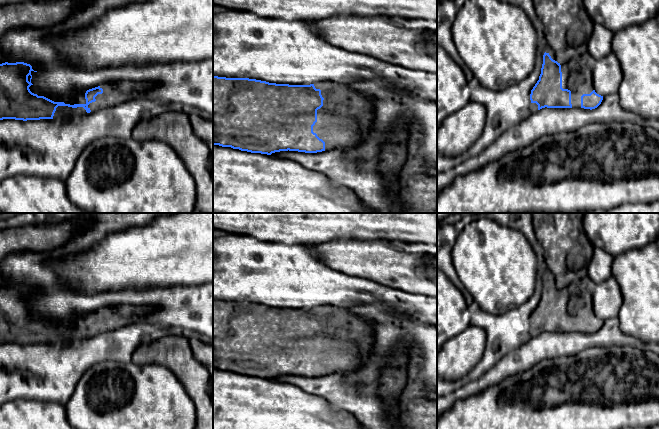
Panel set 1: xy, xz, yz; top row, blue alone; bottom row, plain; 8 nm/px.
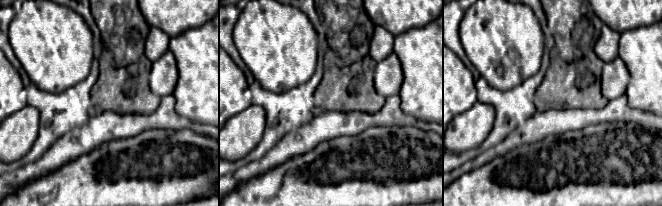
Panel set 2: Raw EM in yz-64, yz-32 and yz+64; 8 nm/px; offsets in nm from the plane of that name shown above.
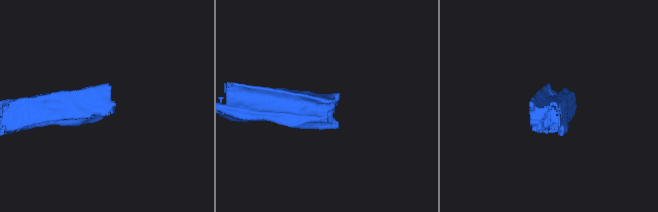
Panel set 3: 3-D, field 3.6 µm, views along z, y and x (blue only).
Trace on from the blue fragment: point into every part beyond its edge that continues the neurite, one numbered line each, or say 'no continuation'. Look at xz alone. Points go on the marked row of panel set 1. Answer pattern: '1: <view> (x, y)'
1: xz (346, 112)

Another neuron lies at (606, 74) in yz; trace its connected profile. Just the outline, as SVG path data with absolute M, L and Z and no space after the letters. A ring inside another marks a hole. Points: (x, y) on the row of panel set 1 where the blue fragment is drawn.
M613 52L596 60L592 69L592 83L597 94L605 97L617 93L622 77L621 65Z

